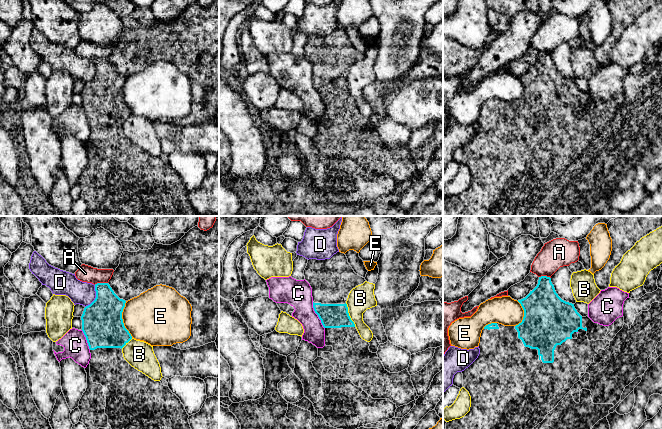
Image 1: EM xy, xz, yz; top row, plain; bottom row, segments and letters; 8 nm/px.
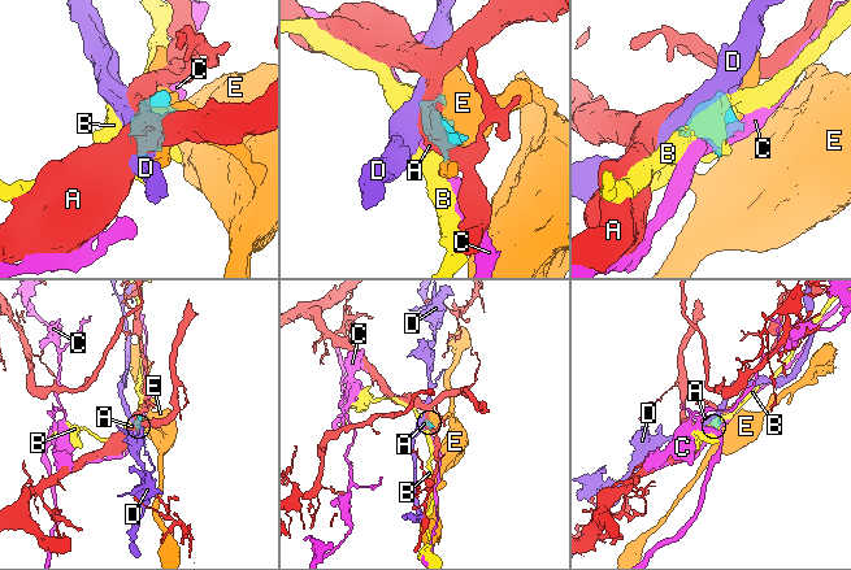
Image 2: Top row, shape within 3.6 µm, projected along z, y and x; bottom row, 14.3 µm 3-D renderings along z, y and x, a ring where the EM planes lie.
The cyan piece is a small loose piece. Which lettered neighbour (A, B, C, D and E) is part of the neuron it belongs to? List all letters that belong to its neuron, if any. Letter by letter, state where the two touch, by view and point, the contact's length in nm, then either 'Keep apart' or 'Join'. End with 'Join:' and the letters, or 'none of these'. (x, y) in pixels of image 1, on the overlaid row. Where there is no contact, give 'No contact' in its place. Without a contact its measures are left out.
A: Touches cyan at xy (100, 283). Shared border 110 nm. Keep apart
B: Touches cyan at xz (348, 315). Shared border 200 nm. Keep apart
C: Touches cyan at xz (317, 314). Shared border 240 nm. Keep apart
D: Touches cyan at xy (96, 297). Shared border 200 nm. Keep apart
E: Touches cyan at xy (122, 319). Shared border 300 nm. Keep apart
Join: none of these

